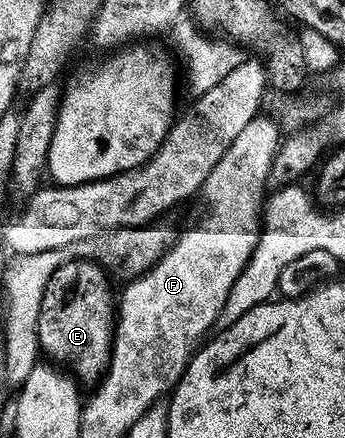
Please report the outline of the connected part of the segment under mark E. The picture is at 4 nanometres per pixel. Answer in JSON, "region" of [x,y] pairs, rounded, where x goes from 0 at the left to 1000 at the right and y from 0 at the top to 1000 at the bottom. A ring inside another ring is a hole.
{"region":[[[223,589],[157,616],[110,708],[119,806],[165,833],[200,831],[206,856],[235,879],[258,881],[275,879],[313,840],[342,710],[299,616],[270,598],[261,589]]]}

